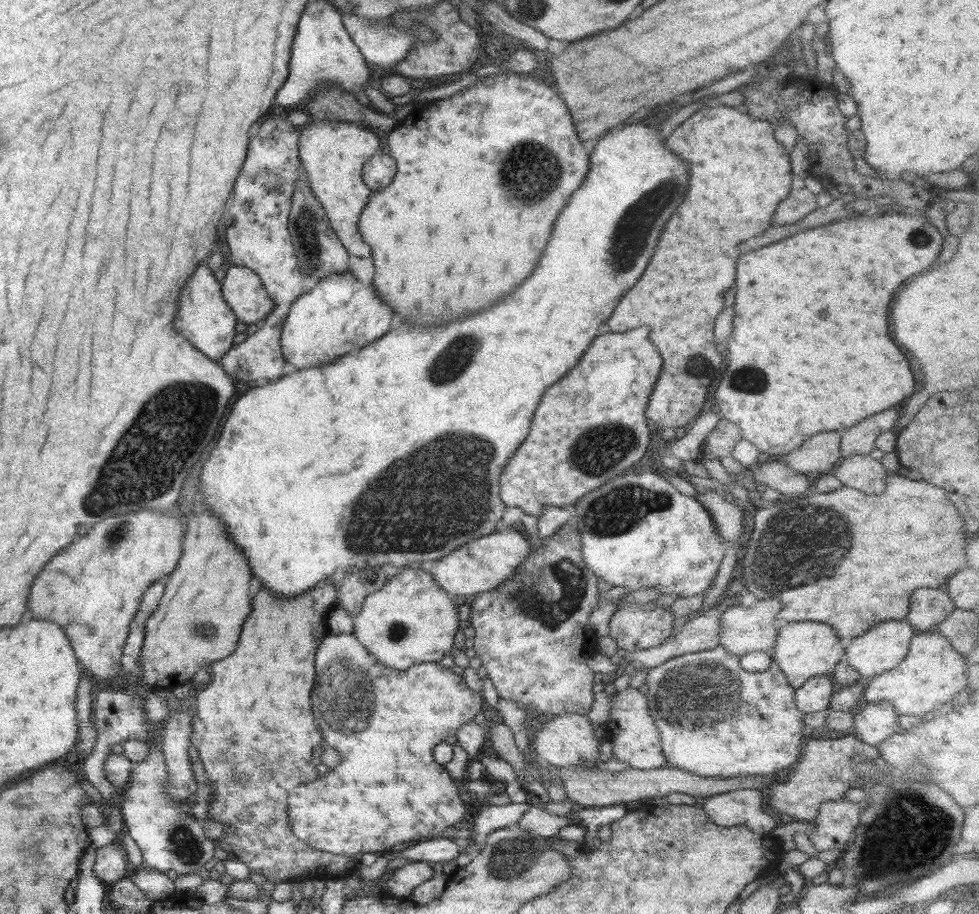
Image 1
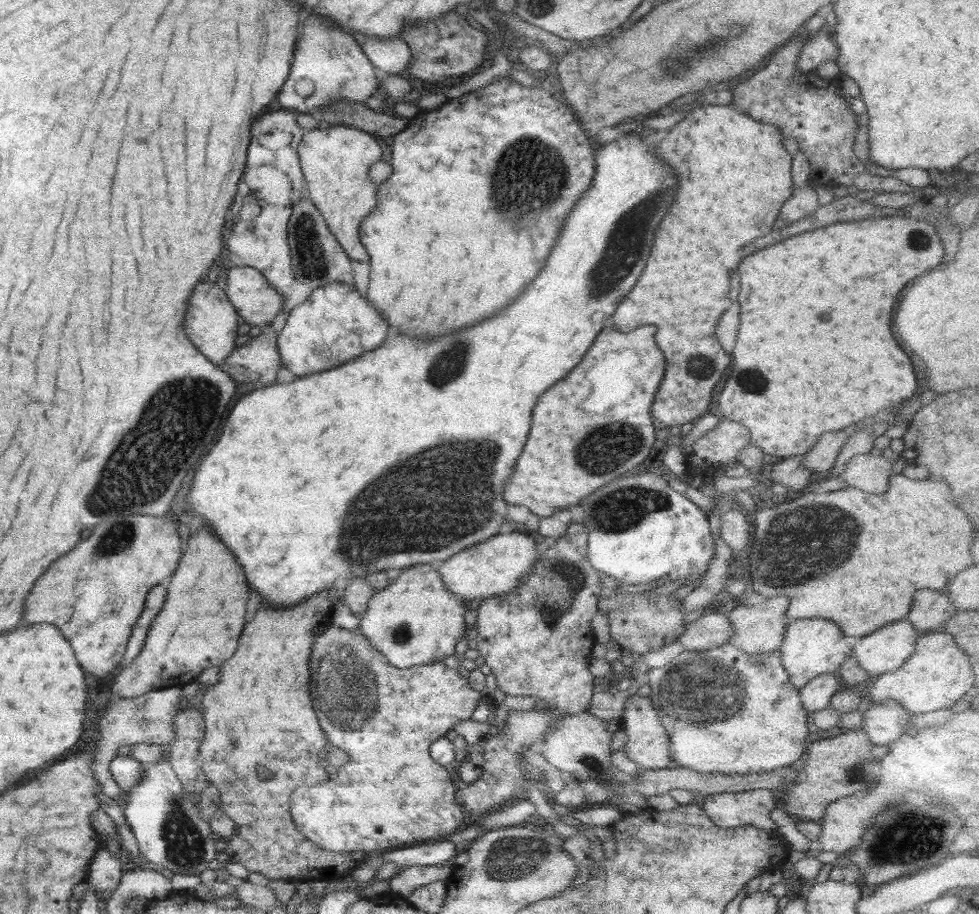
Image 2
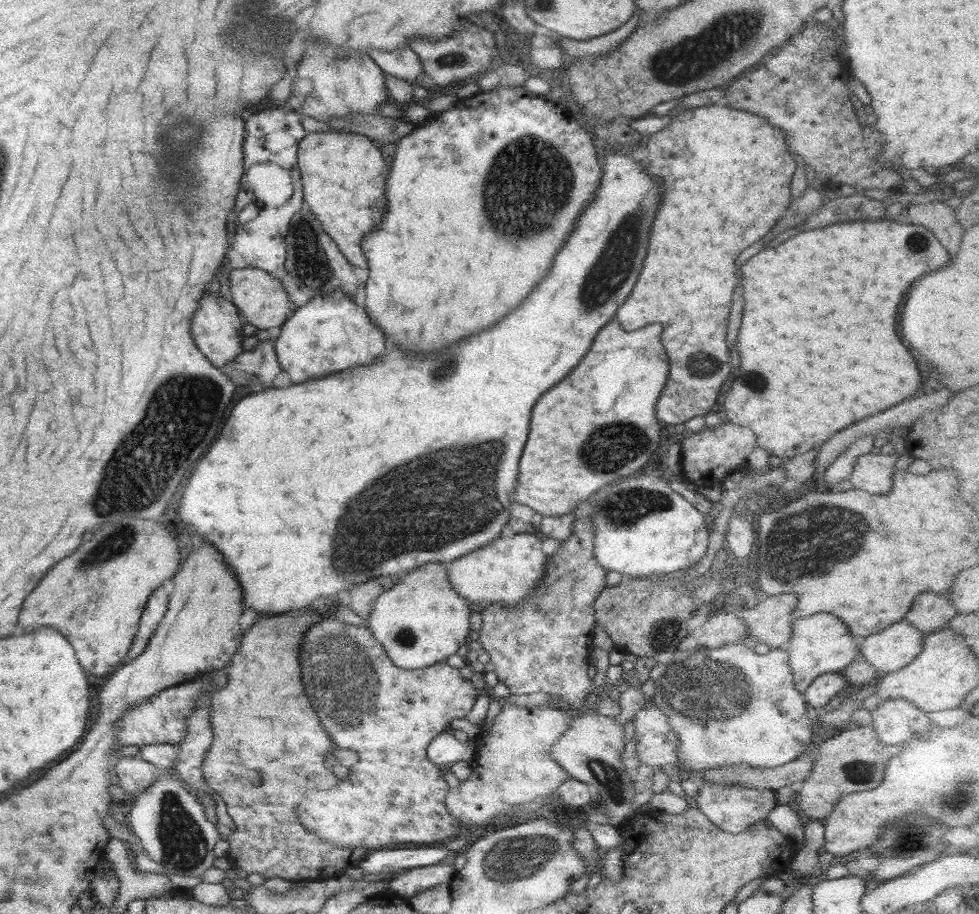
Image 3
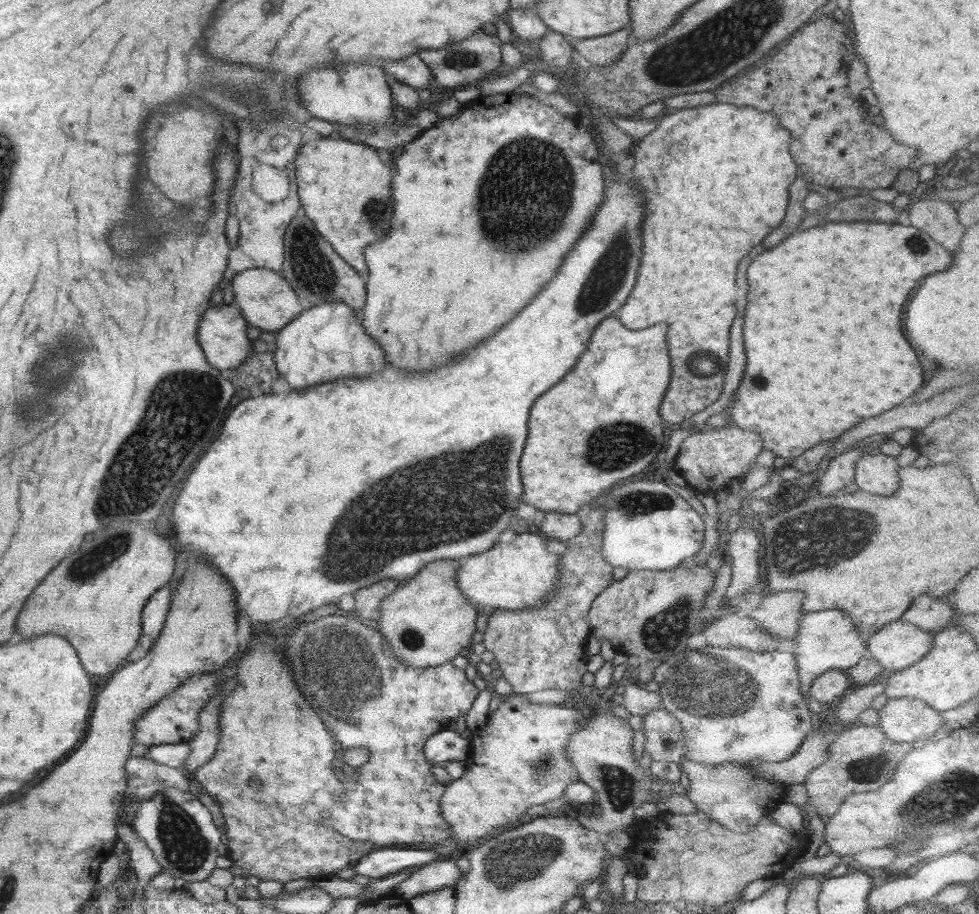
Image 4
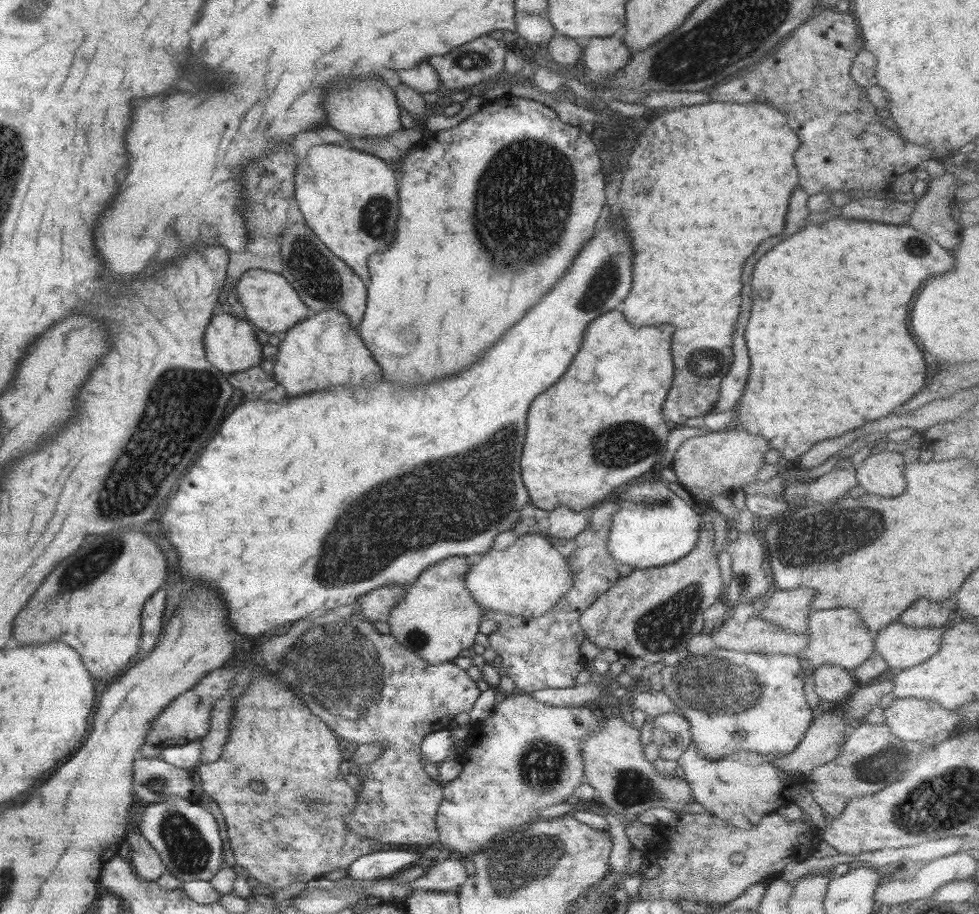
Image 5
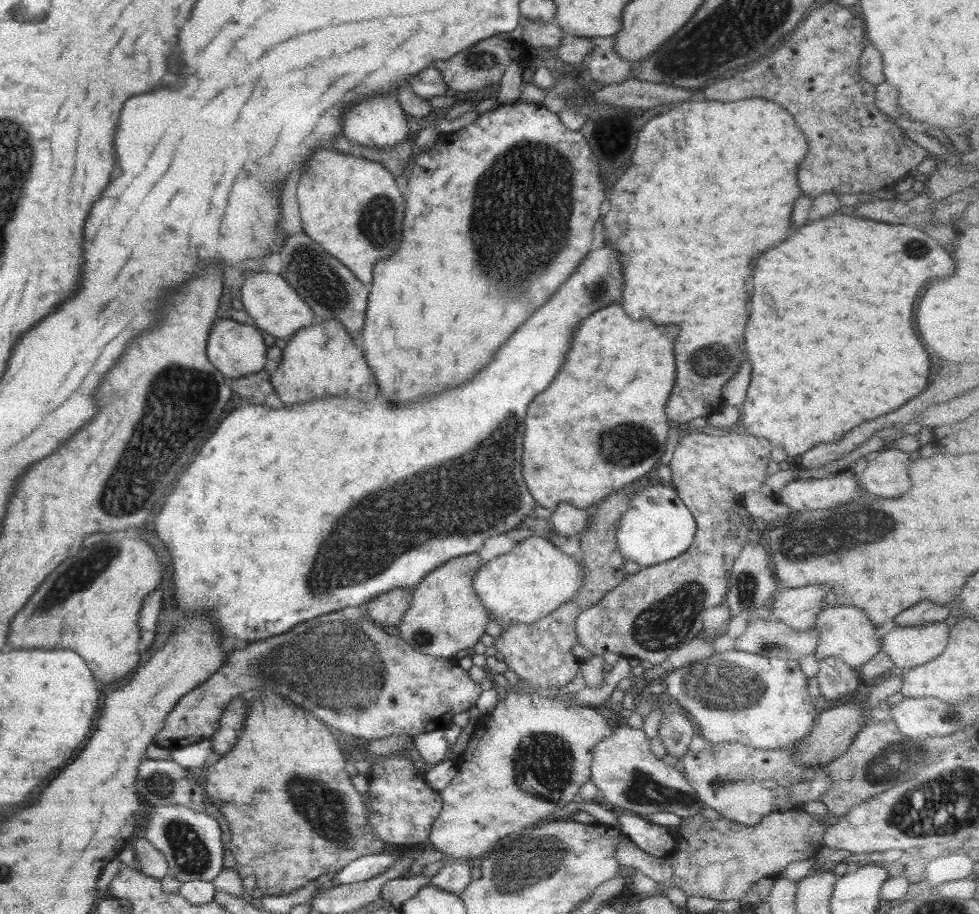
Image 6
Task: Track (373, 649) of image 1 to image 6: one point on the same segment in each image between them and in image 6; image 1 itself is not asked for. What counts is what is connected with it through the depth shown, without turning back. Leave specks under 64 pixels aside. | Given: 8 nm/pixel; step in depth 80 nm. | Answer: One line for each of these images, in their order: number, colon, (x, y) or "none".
2: (415, 620)
3: (420, 621)
4: (427, 620)
5: (437, 617)
6: (445, 616)

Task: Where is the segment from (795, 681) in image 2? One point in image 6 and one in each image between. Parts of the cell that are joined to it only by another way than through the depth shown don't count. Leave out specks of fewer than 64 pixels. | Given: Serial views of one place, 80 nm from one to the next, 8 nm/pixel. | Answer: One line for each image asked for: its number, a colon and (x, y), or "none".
3: (821, 643)
4: (828, 639)
5: (837, 636)
6: (845, 632)

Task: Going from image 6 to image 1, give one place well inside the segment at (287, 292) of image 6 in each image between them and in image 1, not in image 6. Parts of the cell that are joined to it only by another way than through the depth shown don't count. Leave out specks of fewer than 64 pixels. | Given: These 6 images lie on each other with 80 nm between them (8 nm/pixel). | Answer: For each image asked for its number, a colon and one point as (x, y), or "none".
1: (242, 289)
2: (256, 302)
3: (260, 298)
4: (267, 301)
5: (271, 304)

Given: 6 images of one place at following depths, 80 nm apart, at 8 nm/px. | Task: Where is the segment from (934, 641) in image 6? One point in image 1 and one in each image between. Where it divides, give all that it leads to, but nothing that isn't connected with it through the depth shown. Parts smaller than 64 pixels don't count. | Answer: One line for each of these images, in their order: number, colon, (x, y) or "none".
1: (881, 648)
2: (888, 647)
3: (889, 650)
4: (898, 644)
5: (901, 646)

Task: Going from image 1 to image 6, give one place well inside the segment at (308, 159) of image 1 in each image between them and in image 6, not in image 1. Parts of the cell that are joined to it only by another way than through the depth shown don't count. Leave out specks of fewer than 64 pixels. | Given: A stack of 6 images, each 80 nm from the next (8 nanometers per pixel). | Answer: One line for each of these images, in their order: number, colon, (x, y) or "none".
2: (335, 160)
3: (343, 177)
4: (344, 188)
5: (348, 198)
6: (352, 207)

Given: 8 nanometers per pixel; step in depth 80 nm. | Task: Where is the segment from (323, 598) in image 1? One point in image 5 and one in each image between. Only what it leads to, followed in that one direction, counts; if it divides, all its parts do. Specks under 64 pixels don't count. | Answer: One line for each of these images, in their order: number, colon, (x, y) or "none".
2: (258, 718)
3: (263, 727)
4: (273, 748)
5: (278, 753)

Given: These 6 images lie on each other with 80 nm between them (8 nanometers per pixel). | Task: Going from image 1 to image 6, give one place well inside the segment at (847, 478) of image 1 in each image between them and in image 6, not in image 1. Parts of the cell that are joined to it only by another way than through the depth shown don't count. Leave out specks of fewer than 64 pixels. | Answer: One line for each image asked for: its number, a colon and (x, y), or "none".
2: (870, 473)
3: (873, 473)
4: (878, 474)
5: (882, 474)
6: (887, 476)

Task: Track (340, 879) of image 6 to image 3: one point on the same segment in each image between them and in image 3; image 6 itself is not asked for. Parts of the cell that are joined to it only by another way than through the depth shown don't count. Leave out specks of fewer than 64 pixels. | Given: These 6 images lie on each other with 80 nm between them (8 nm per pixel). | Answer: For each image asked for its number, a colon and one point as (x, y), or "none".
3: (381, 861)
4: (376, 865)
5: (381, 864)

